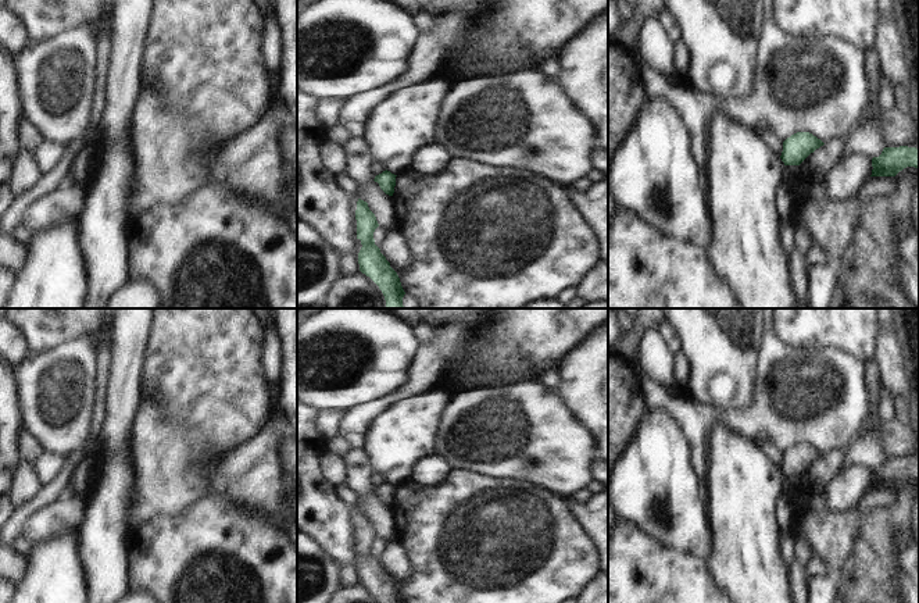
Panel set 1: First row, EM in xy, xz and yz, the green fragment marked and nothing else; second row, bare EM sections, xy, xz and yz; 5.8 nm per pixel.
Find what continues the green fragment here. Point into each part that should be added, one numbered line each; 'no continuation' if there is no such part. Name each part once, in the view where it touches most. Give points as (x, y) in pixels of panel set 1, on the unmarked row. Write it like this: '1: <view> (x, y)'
no continuation

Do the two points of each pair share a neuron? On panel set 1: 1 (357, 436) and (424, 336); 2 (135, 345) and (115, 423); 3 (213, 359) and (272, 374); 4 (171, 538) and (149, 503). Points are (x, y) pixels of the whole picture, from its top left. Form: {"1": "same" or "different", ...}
{"1": "different", "2": "same", "3": "different", "4": "different"}

